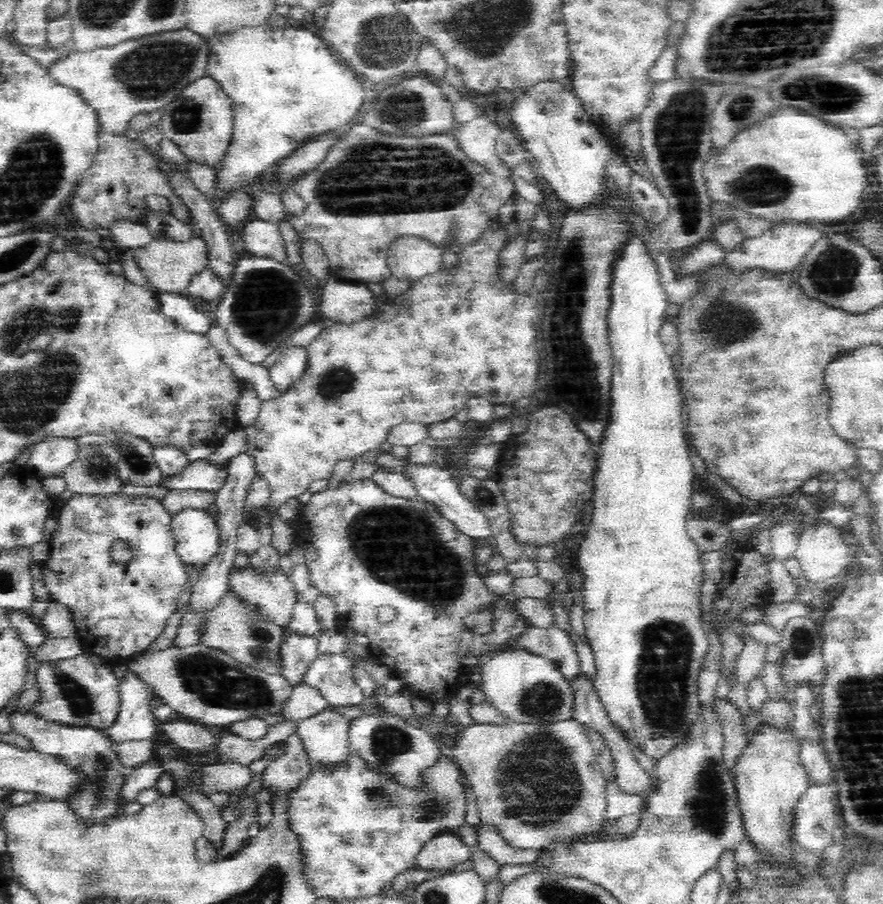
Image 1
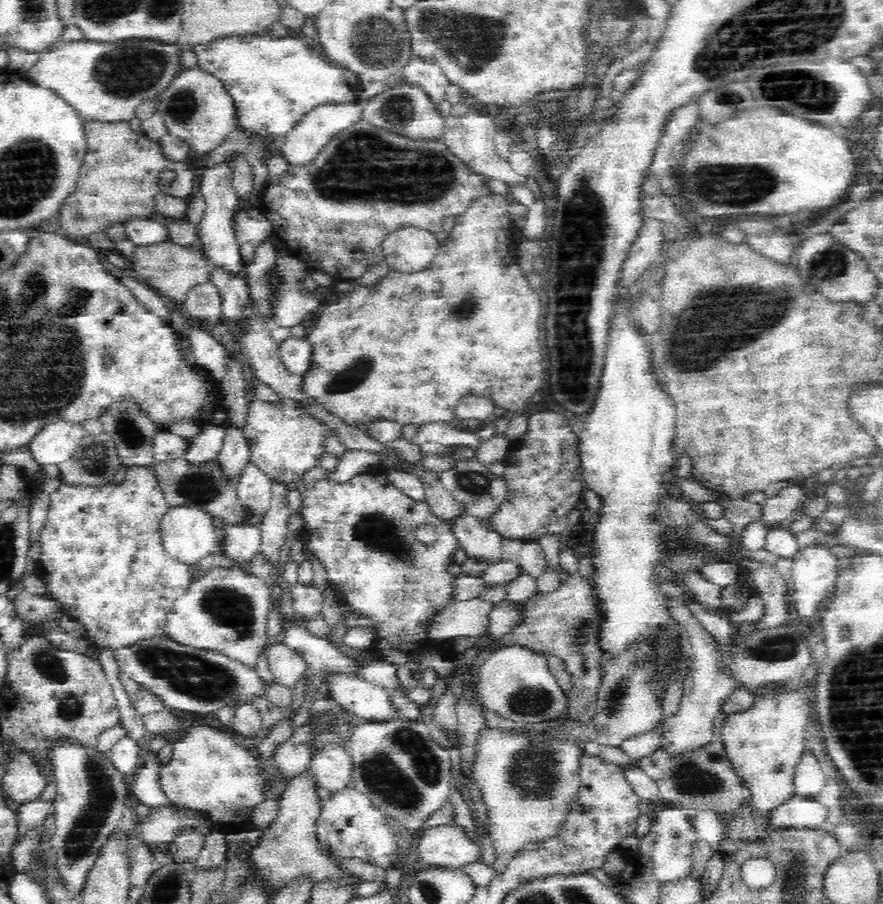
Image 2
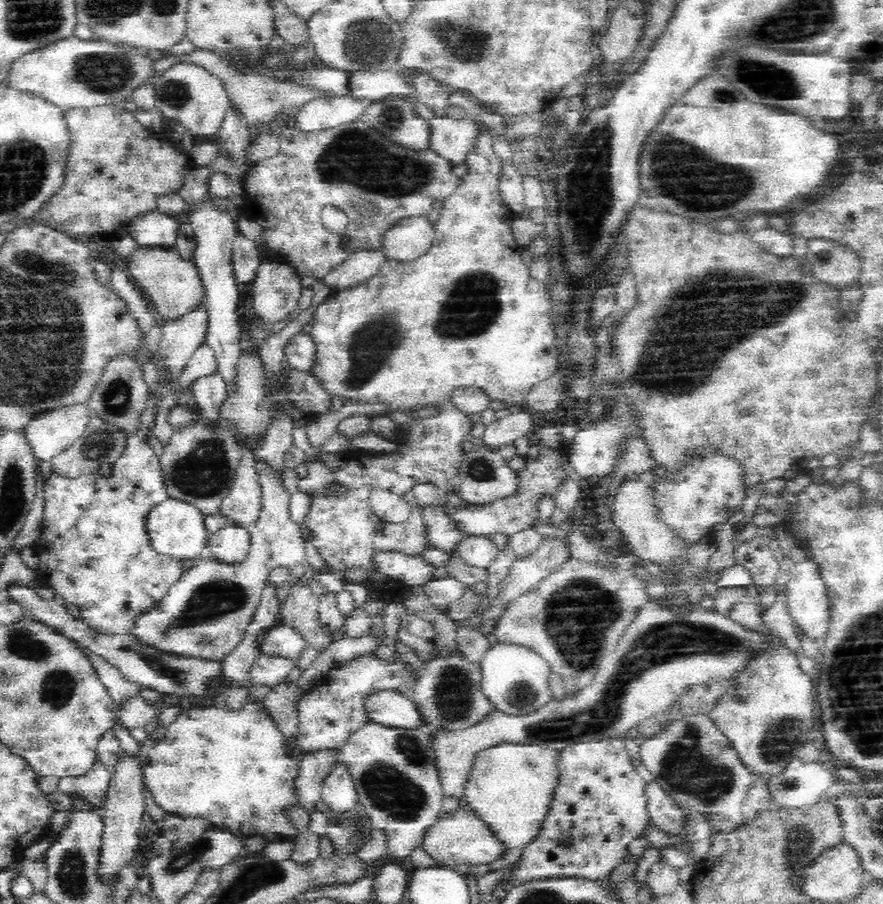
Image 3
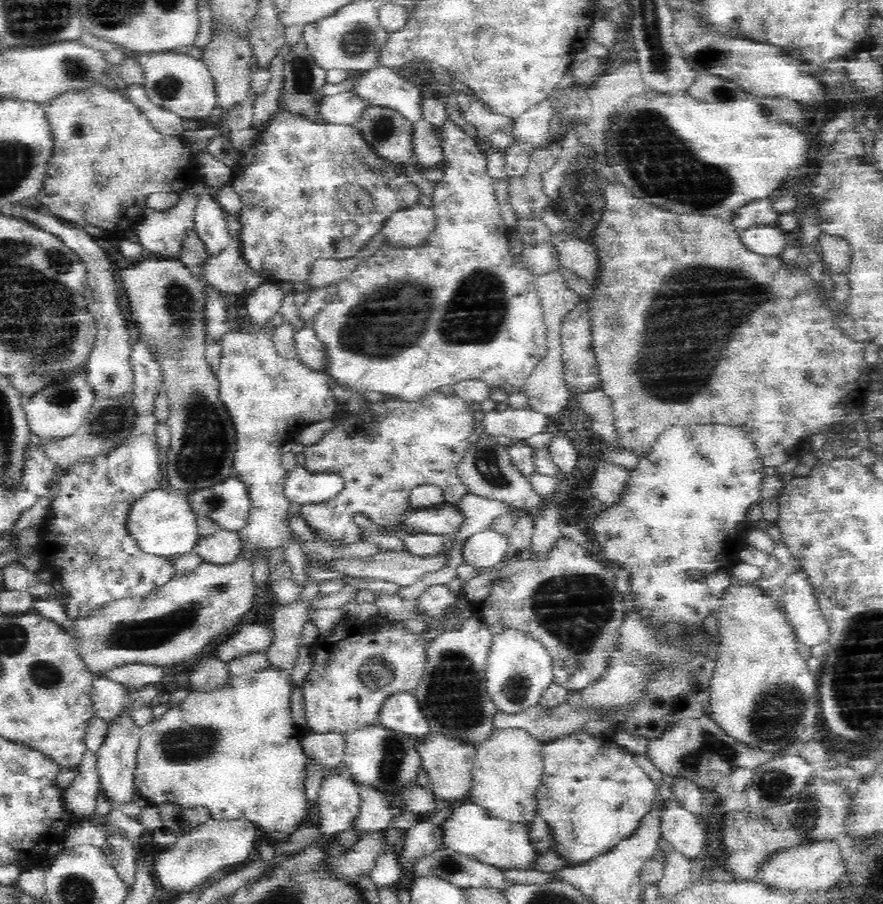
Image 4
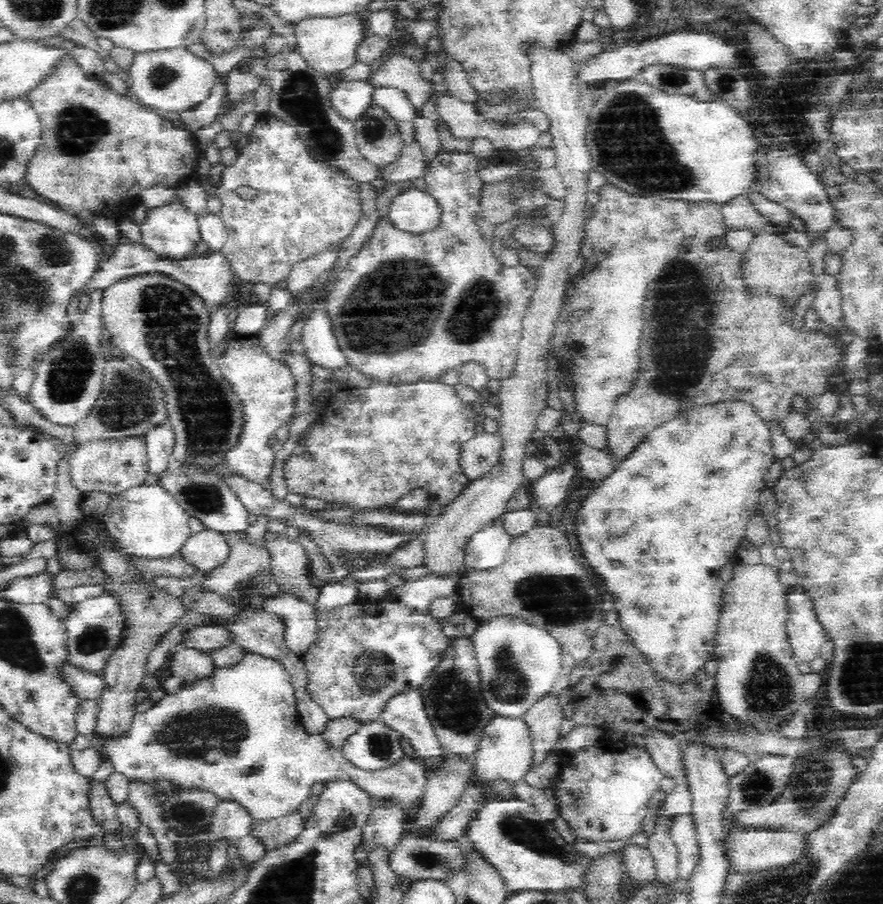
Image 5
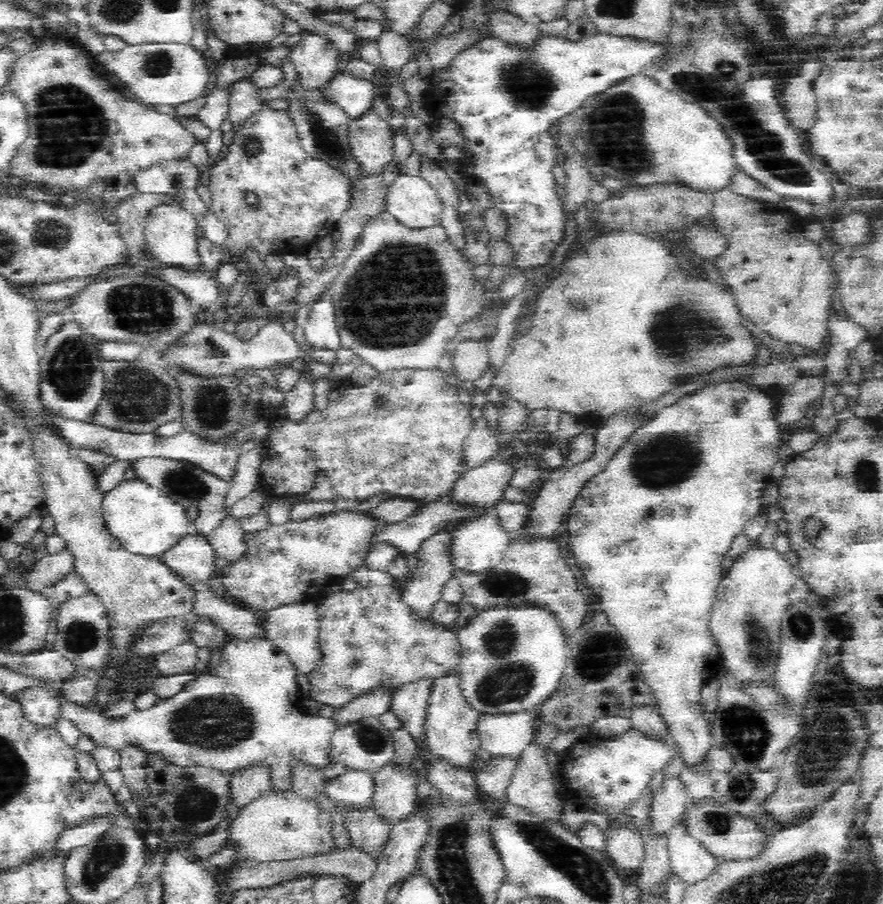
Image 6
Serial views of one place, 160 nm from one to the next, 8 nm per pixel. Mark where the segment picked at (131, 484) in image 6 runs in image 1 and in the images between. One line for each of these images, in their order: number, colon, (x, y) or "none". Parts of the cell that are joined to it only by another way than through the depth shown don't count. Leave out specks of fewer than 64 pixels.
1: (196, 534)
2: (188, 534)
3: (175, 528)
4: (162, 522)
5: (145, 519)

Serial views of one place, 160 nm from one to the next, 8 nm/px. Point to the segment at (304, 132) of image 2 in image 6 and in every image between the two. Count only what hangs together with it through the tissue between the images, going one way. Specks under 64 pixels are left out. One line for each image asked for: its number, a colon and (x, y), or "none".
3: (327, 112)
4: (347, 107)
5: (351, 97)
6: (354, 95)

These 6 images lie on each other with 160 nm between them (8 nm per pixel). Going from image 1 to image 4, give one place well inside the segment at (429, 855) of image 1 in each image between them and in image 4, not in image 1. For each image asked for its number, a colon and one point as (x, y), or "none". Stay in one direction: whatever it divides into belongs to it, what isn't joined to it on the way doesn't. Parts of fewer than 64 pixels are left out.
2: (447, 845)
3: (461, 838)
4: (471, 829)

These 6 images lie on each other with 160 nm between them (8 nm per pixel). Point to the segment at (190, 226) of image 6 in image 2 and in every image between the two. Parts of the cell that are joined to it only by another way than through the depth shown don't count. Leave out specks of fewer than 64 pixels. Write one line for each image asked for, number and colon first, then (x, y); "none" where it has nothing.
2: (141, 230)
3: (154, 228)
4: (161, 233)
5: (171, 232)

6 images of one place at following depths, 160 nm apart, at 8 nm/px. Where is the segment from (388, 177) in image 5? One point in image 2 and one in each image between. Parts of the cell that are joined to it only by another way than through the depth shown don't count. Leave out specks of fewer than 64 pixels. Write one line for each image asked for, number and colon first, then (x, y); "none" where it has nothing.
2: (471, 138)
3: (451, 138)
4: (425, 139)

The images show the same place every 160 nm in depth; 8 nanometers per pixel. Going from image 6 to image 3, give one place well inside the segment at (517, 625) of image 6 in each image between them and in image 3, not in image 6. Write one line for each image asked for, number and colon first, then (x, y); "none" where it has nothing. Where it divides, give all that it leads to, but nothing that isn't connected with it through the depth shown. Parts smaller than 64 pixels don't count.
3: (515, 678)
4: (519, 669)
5: (519, 662)

